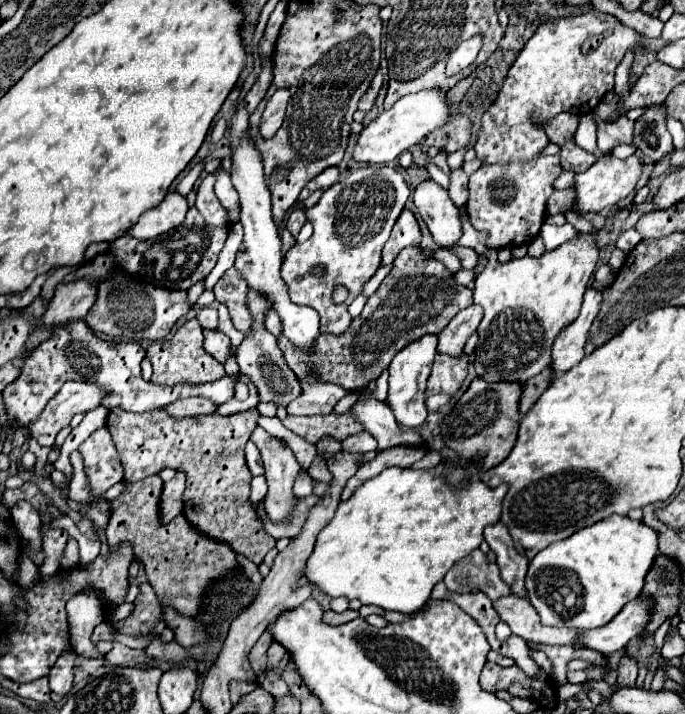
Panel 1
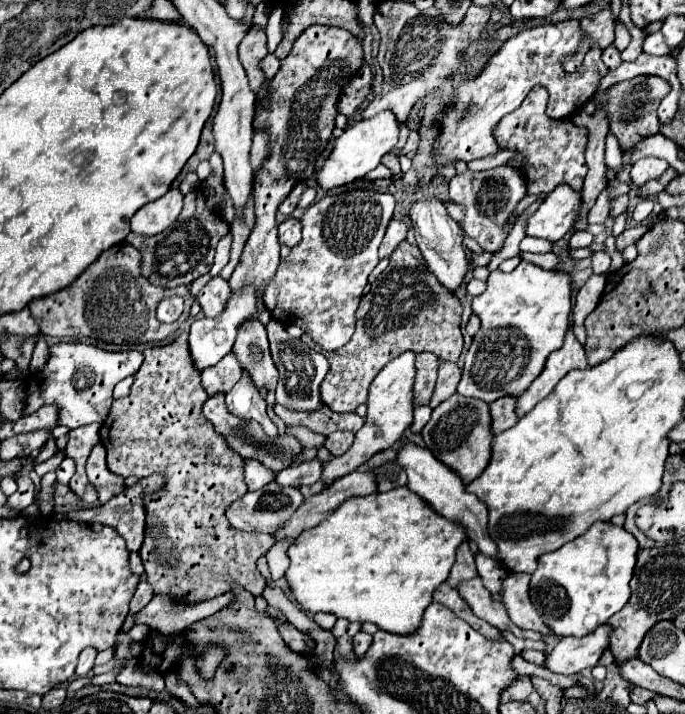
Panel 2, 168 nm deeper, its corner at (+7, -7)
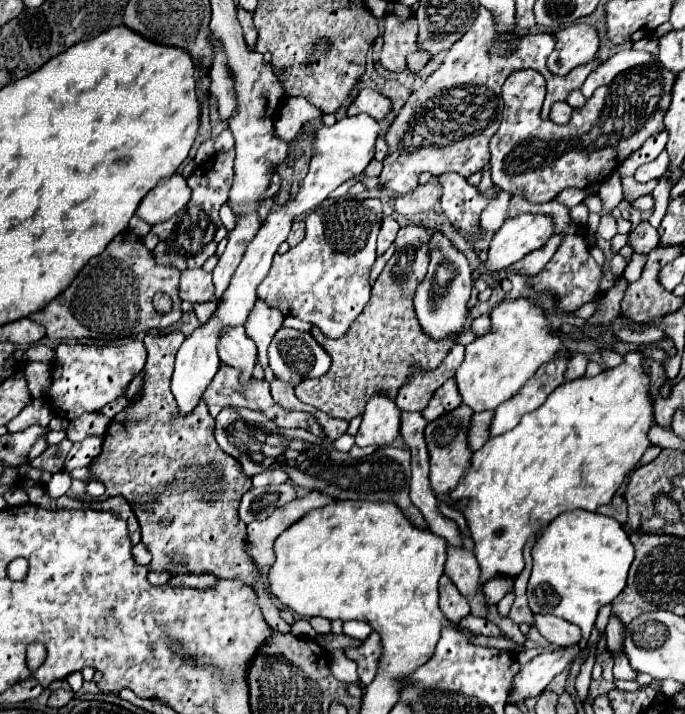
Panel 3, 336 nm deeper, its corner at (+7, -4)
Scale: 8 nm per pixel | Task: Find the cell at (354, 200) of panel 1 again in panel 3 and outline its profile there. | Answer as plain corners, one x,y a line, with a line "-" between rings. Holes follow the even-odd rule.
343,200
307,214
307,234
285,254
275,254
273,266
257,286
257,296
279,308
285,316
297,316
321,328
329,338
347,332
369,302
369,272
375,262
375,242
383,220
379,200

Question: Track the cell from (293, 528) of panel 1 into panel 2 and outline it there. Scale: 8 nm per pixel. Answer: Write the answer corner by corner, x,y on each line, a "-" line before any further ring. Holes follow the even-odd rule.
275,481
257,489
257,491
247,491
239,501
235,501
229,509
227,509
227,519
231,521
233,527
241,529
241,531
255,531
255,533
269,533
275,535
277,529
281,529
291,515
297,511
297,507
301,507
303,503
303,495
299,489
293,487
281,487

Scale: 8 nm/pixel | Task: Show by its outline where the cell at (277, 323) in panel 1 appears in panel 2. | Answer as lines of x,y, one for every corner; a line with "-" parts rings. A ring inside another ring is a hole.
271,319
267,325
269,343
271,343
271,355
275,361
275,367
279,369
279,383
277,383
277,403
285,405
293,411
317,411
317,385
321,385
323,377
329,371
329,363
323,353
317,353
309,349
301,339
293,339
287,335
281,321

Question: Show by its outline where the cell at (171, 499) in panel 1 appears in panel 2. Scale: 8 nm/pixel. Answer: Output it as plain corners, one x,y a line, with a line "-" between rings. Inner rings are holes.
153,473
151,477
143,478
127,491
119,493
117,497
113,497
109,503
99,505
95,509
83,509
77,513
67,513
69,519
77,519
77,521
87,521
87,523
103,523
103,525
111,525
113,529
117,529
119,535
123,535
123,539
127,541
127,549
129,551
139,551
145,539
145,494
150,494
165,487
165,477

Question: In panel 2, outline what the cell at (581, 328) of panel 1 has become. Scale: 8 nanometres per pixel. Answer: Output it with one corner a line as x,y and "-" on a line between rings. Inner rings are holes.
573,327
567,331
565,335
565,343
561,349
553,351
553,355
549,355
545,371
541,371
541,375
531,383
529,391
525,391
523,395
517,397
517,413
519,417
525,415
527,411
531,411
543,397
547,397
555,385
571,371
571,369
585,369
587,367
587,355
583,345
577,341

